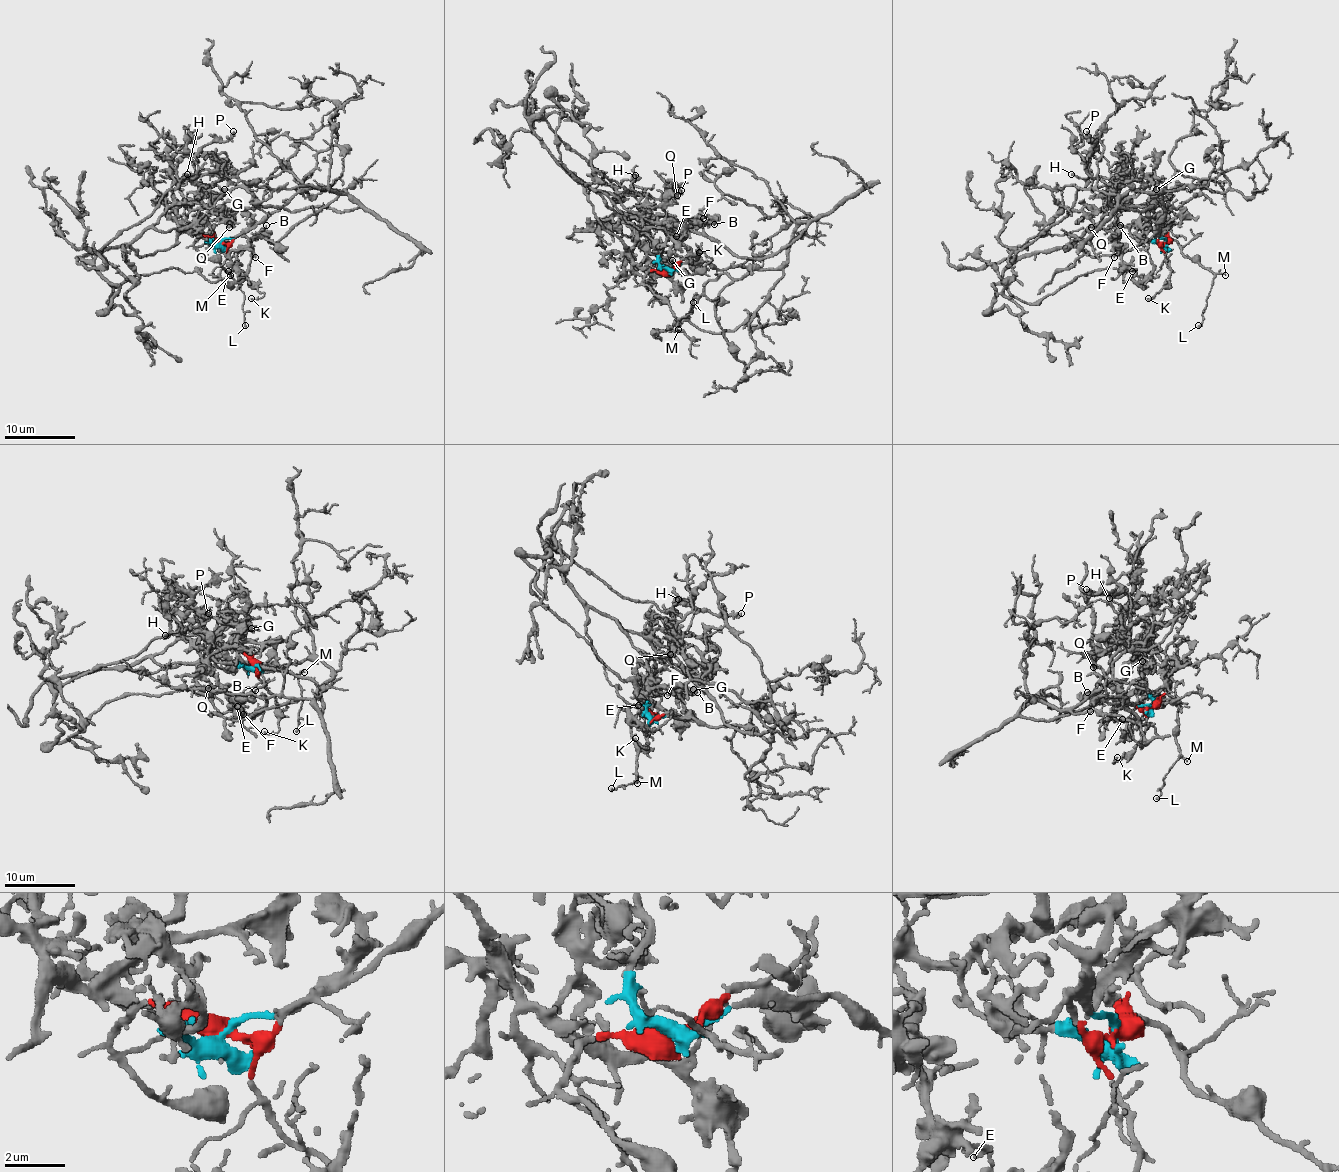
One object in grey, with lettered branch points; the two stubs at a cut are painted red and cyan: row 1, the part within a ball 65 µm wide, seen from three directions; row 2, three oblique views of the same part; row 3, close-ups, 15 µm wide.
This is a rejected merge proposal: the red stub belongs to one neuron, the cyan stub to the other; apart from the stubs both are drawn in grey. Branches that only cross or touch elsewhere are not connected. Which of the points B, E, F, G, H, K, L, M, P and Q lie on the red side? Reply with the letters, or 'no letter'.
K, L, M

